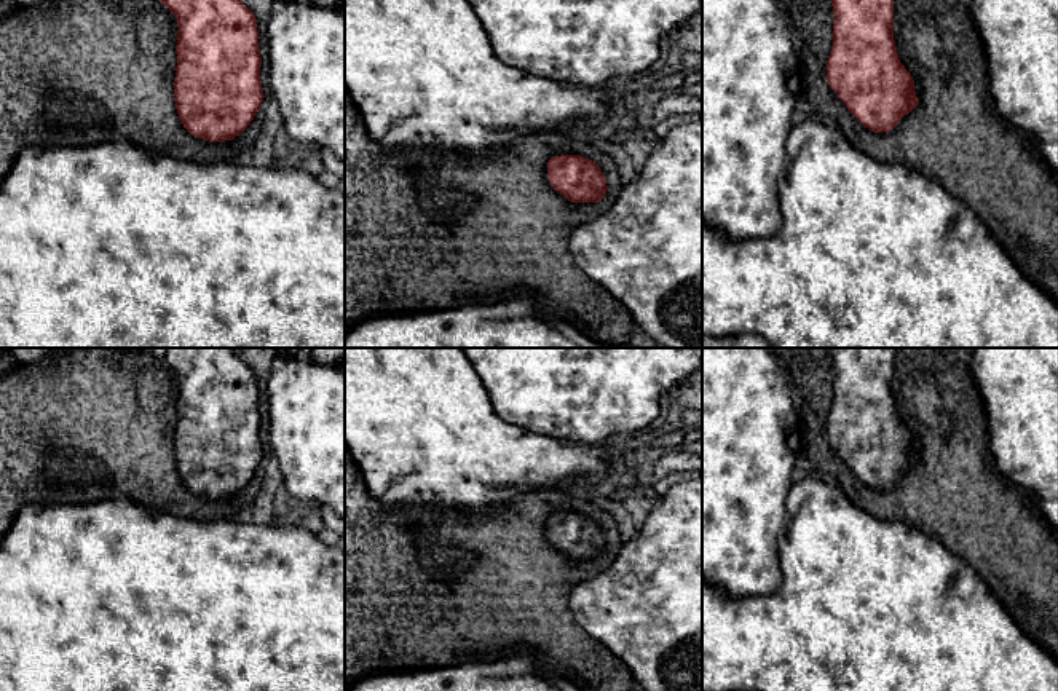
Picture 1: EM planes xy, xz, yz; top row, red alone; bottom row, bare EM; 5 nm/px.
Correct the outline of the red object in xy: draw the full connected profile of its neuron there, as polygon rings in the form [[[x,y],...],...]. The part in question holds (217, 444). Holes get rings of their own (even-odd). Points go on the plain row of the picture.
[[[137,348],[158,357],[177,377],[174,458],[179,477],[195,495],[233,498],[254,477],[263,460],[259,388],[254,370],[235,348]]]

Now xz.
[[[581,512],[552,514],[547,536],[551,544],[571,560],[598,560],[608,547],[600,523]]]

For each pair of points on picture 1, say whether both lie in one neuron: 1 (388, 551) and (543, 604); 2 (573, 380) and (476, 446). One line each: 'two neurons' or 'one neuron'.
1: one neuron
2: two neurons

